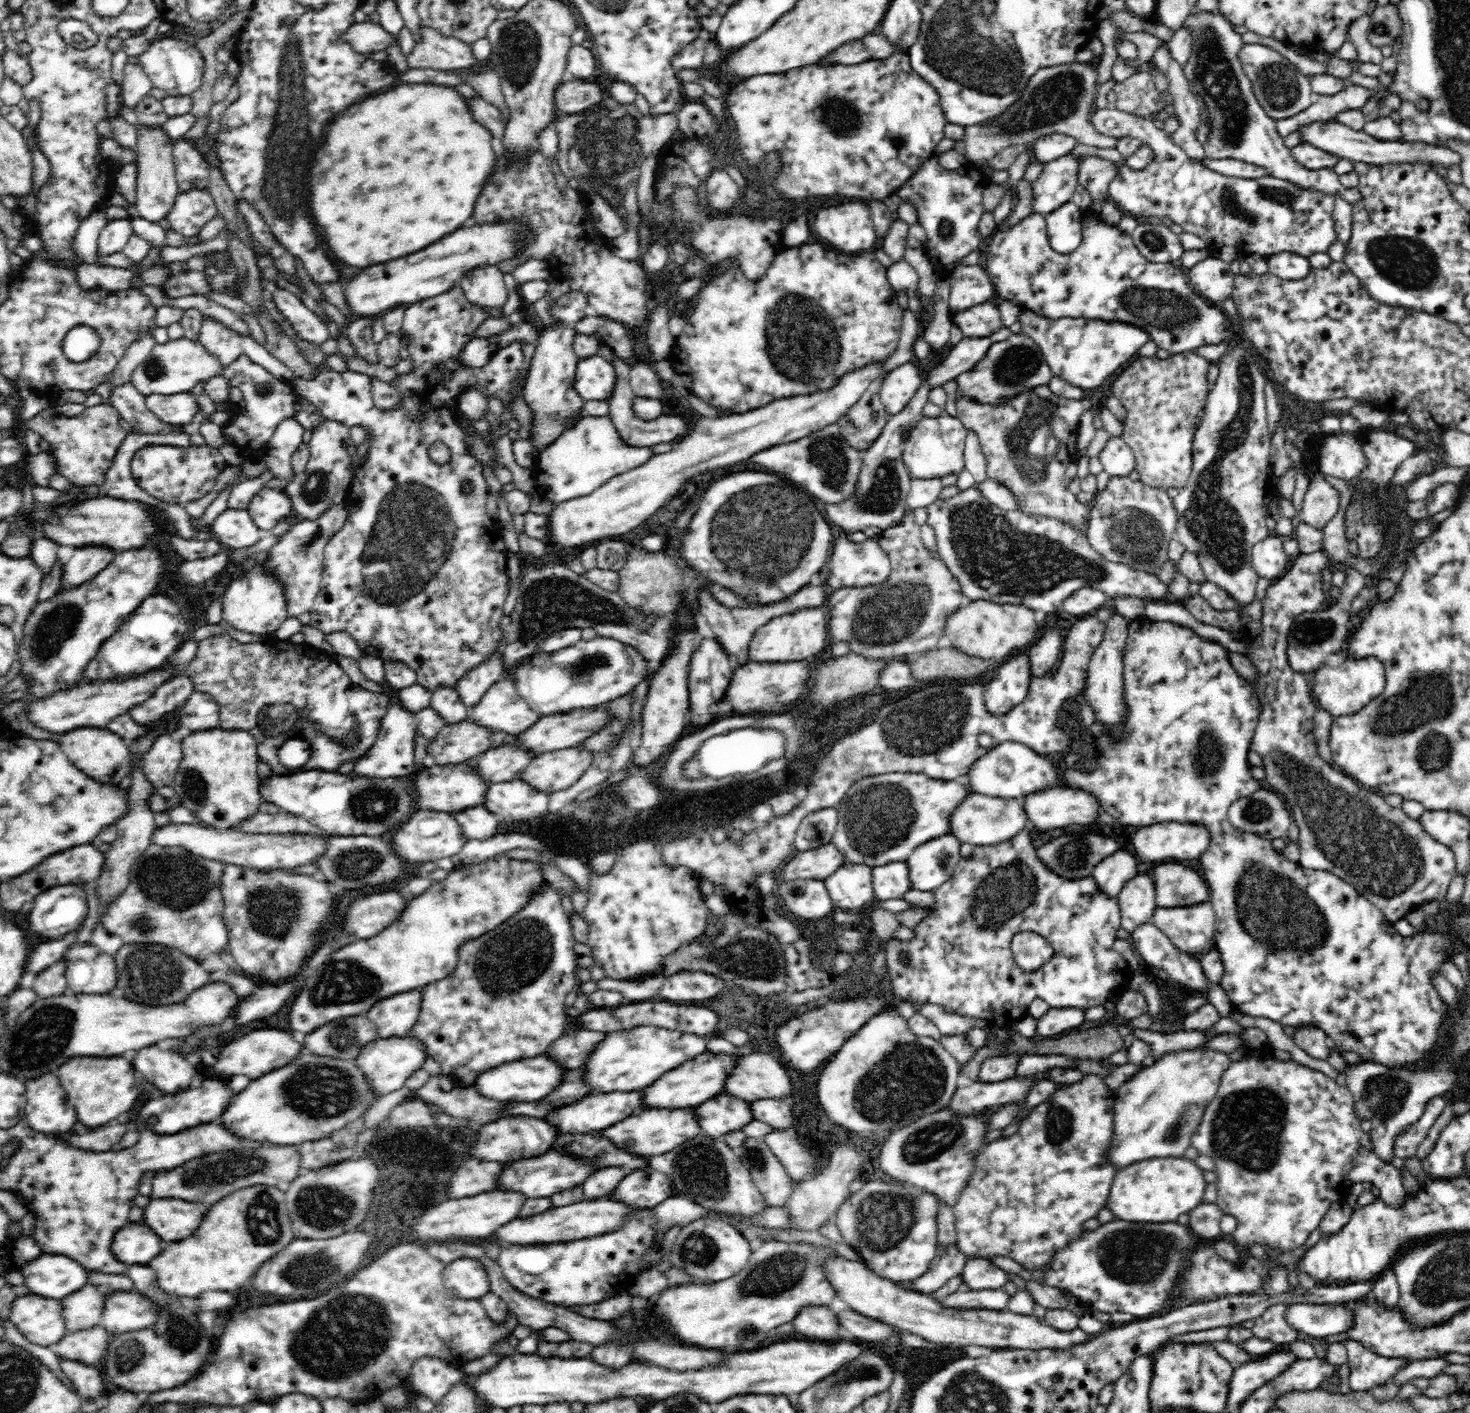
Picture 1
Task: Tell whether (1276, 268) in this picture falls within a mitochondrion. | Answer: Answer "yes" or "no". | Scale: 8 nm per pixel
no

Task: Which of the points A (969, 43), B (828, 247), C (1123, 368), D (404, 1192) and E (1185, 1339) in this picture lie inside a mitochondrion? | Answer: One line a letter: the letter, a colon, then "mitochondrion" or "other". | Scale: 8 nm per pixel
A: mitochondrion
B: other
C: other
D: other
E: other

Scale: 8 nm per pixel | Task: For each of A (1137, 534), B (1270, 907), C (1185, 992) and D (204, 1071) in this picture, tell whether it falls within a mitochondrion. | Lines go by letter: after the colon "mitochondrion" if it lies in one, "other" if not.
A: mitochondrion
B: mitochondrion
C: other
D: other

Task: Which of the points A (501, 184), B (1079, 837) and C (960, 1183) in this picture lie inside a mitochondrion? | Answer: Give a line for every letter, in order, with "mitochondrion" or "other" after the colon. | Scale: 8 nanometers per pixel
A: mitochondrion
B: other
C: other

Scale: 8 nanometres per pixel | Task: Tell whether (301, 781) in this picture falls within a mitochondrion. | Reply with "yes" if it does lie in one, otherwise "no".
no

